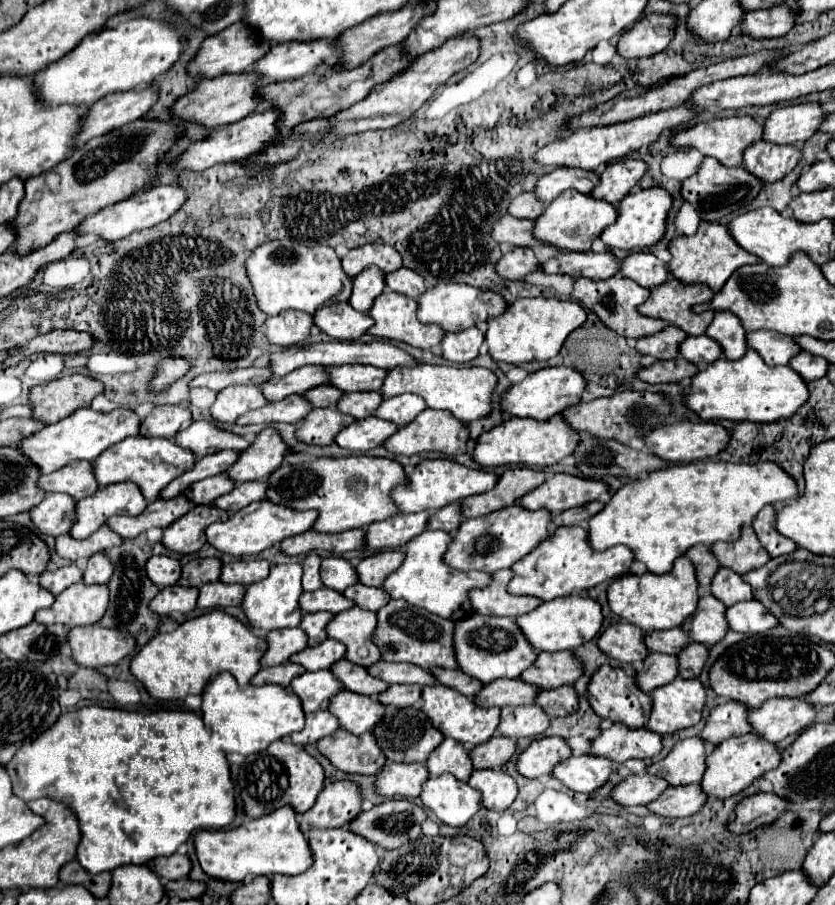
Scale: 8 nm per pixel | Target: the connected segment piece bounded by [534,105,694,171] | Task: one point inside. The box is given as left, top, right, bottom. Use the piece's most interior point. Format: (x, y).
(587, 149)

